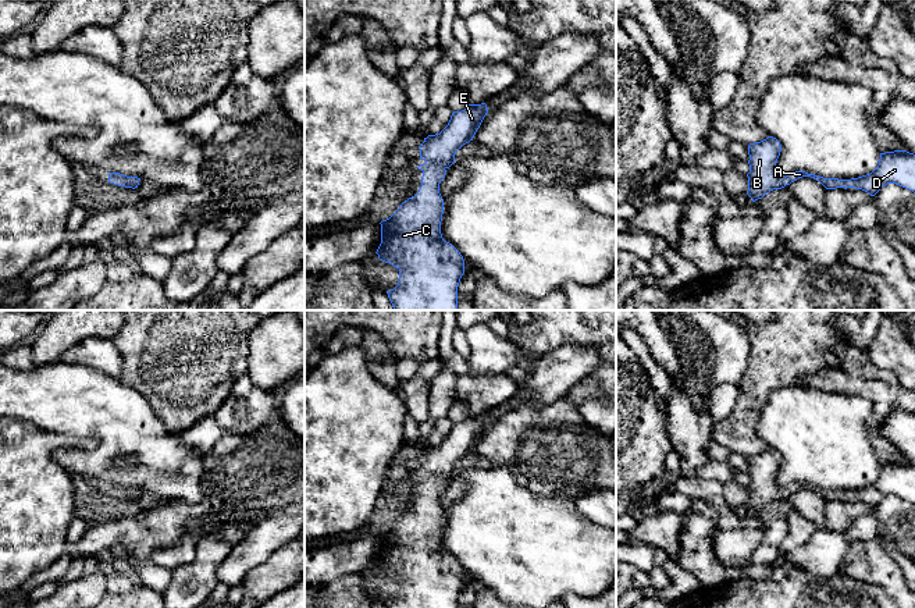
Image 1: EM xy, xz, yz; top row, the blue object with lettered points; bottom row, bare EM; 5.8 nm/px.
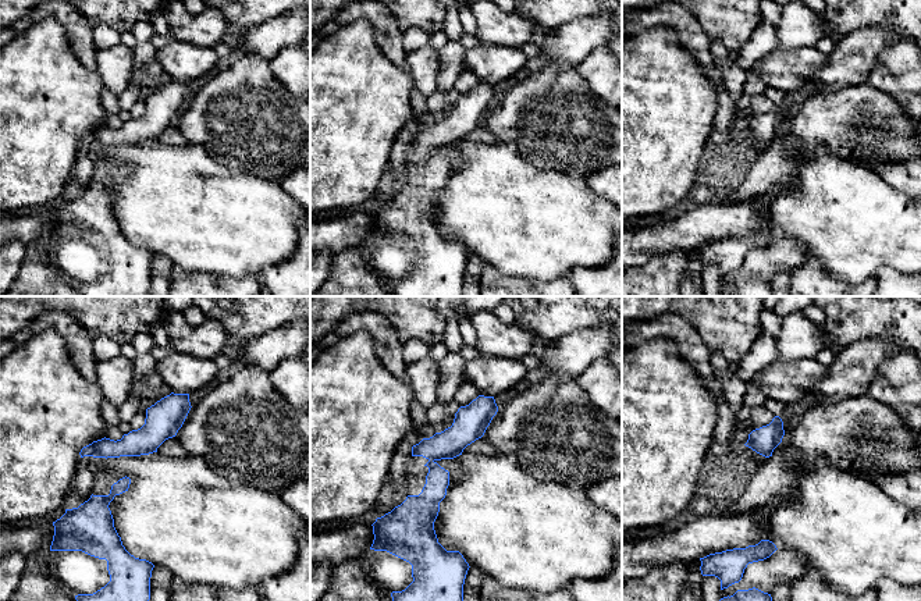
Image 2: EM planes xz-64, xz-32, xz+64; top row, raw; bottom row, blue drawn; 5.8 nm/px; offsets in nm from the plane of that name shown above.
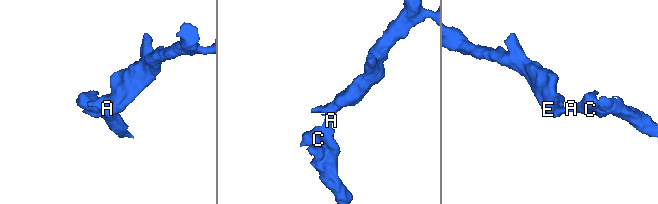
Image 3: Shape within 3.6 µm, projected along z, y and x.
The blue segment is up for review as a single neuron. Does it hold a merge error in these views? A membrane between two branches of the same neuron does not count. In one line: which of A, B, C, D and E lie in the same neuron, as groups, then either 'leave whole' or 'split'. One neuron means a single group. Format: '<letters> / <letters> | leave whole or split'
A B C D E | leave whole

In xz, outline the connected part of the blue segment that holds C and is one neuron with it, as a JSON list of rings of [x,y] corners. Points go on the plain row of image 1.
[[[485,415],[453,423],[448,437],[419,458],[420,470],[426,473],[417,479],[423,483],[419,504],[380,534],[381,555],[375,565],[399,582],[399,594],[387,602],[388,608],[458,608],[464,572],[441,545],[439,495],[455,474],[456,463],[473,452],[487,424]]]

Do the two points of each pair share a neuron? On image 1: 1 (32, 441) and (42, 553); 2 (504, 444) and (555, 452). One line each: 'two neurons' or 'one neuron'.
1: one neuron
2: one neuron

